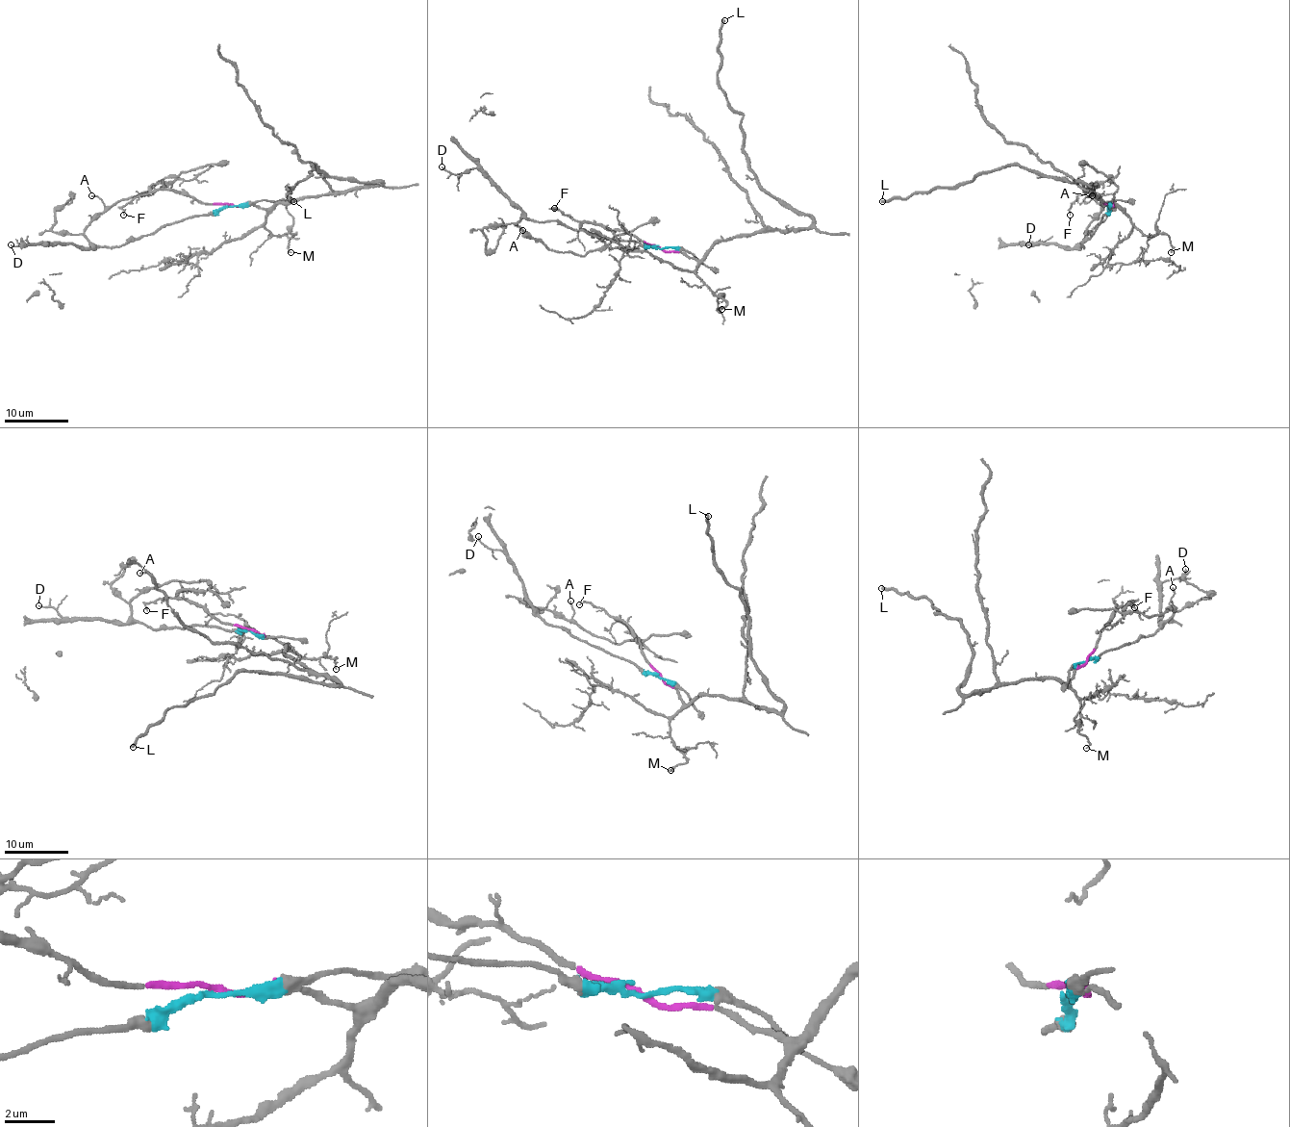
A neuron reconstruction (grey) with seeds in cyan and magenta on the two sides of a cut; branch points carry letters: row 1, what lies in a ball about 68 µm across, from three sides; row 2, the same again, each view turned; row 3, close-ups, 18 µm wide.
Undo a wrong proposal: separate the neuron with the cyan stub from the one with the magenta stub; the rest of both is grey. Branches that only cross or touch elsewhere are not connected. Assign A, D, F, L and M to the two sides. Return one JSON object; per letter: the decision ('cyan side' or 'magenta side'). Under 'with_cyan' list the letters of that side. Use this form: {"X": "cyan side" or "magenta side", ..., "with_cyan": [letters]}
{"A": "cyan side", "D": "cyan side", "F": "magenta side", "L": "magenta side", "M": "magenta side", "with_cyan": ["A", "D"]}

